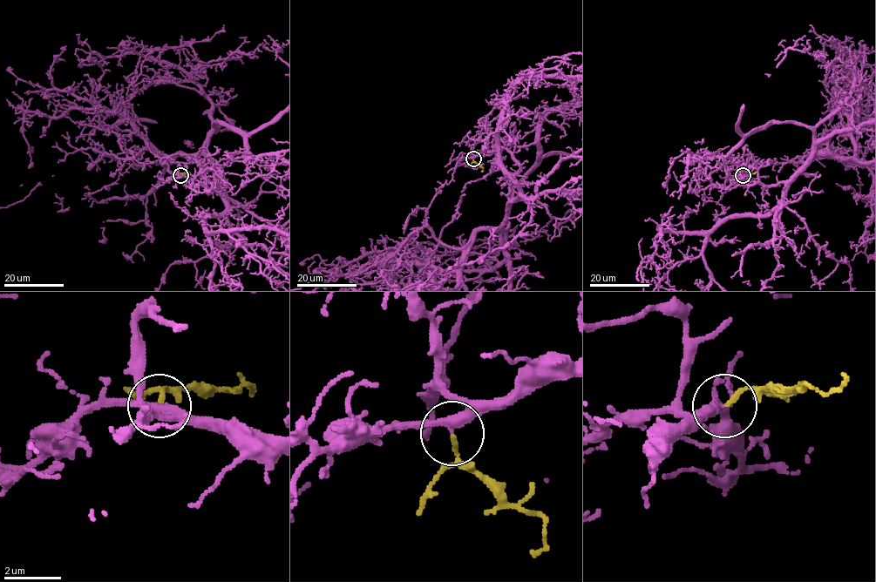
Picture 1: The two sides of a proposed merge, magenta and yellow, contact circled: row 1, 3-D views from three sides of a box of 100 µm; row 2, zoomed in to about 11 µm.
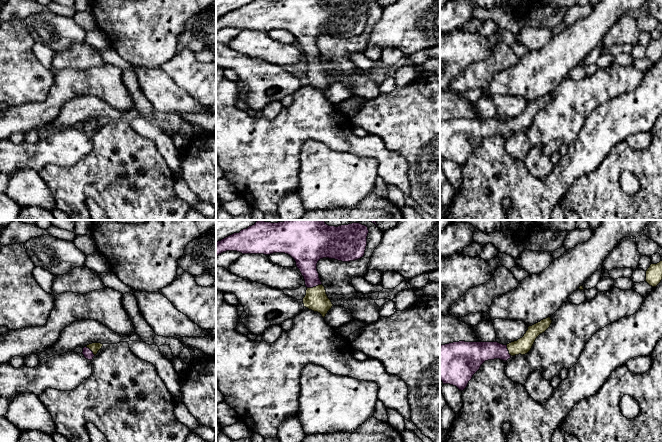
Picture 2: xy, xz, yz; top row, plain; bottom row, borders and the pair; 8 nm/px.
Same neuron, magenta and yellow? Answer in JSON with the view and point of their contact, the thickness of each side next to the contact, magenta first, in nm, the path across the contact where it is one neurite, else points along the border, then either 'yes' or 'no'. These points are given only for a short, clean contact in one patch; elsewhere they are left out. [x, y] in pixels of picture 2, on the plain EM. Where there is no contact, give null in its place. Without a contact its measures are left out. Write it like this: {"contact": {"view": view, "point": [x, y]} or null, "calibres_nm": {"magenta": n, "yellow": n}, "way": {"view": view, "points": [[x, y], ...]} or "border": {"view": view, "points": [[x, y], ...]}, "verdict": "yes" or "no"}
{"contact": {"view": "xz", "point": [314, 62]}, "calibres_nm": {"magenta": 200, "yellow": 190}, "way": {"view": "xz", "points": [[306, 32], [308, 46], [314, 62], [316, 75]]}, "verdict": "yes"}

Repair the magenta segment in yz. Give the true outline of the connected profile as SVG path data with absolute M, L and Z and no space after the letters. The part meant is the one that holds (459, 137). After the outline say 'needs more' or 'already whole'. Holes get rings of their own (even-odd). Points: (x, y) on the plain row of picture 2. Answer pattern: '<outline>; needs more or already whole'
M550 93L541 96L540 98L529 102L524 112L517 117L511 118L507 121L498 118L453 118L440 122L440 156L443 160L450 160L456 162L459 166L463 167L473 151L480 145L481 141L488 136L500 135L507 137L515 131L527 130L536 114L544 109L551 101L552 96Z; needs more

